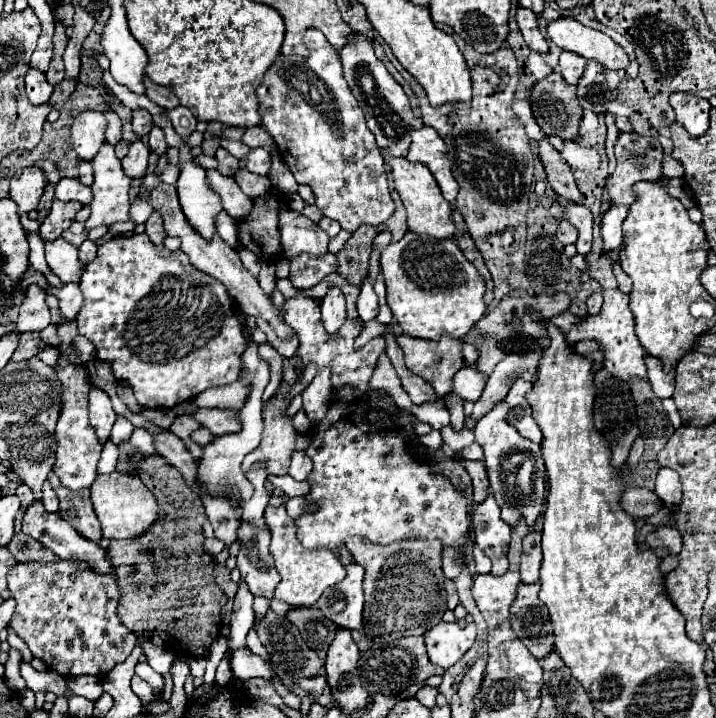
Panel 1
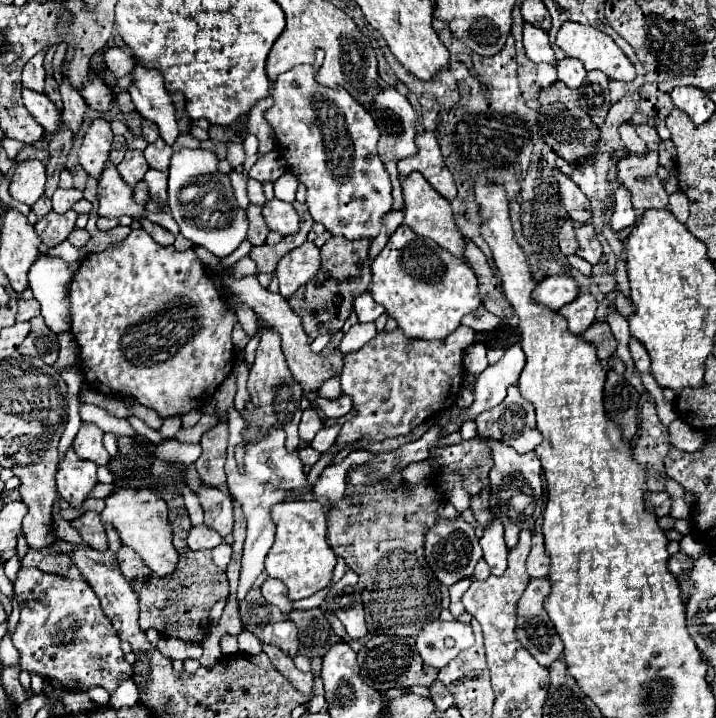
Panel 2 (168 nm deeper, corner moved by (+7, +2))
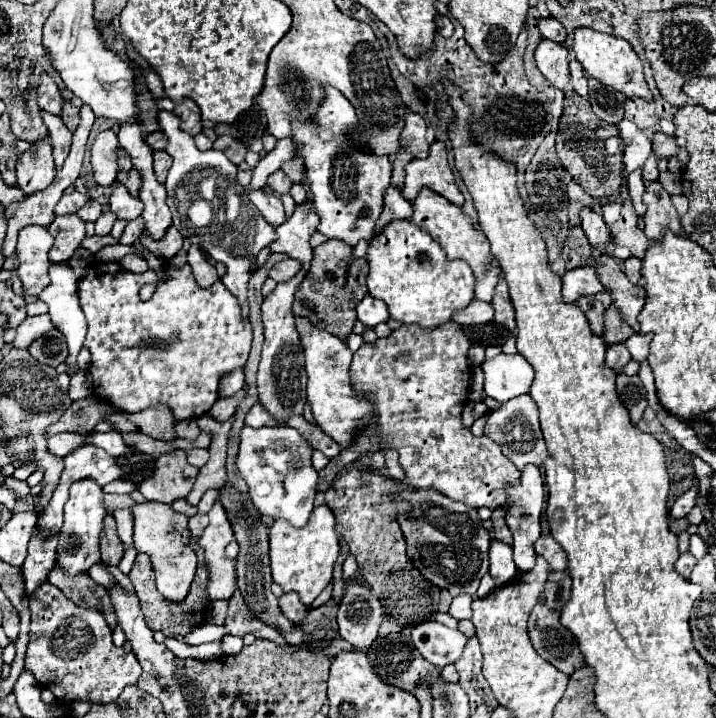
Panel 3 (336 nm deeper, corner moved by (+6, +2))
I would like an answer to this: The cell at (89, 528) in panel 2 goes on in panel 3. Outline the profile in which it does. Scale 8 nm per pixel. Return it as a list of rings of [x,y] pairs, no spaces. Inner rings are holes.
[[[106,515],[104,519],[104,529],[102,529],[102,539],[100,539],[100,553],[102,559],[108,565],[118,565],[120,557],[124,555],[124,547],[116,535],[116,523],[112,515]]]

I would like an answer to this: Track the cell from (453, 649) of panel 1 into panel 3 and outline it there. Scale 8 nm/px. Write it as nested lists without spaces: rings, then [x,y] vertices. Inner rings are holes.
[[[424,621],[412,629],[412,641],[426,661],[442,669],[462,657],[468,637],[438,621]]]

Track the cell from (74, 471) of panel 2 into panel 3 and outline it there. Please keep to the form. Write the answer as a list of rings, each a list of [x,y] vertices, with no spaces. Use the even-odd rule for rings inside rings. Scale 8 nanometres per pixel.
[[[80,479],[78,483],[70,485],[70,497],[64,505],[64,525],[60,531],[58,553],[56,553],[56,563],[70,575],[88,571],[90,565],[98,563],[100,559],[98,535],[102,531],[102,519],[106,515],[102,501],[104,501],[102,487],[98,487],[98,483],[94,483],[92,479]]]

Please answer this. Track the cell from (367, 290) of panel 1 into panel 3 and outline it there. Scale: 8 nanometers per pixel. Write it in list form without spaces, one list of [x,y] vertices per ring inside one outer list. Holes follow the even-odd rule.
[[[366,295],[366,297],[358,303],[356,311],[358,311],[358,319],[360,319],[364,325],[368,325],[368,327],[376,327],[378,323],[390,319],[386,303],[374,299],[372,295]]]

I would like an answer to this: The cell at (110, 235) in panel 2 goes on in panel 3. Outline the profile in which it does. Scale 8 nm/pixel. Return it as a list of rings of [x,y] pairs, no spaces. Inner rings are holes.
[[[128,253],[128,255],[124,255],[124,257],[120,259],[120,265],[122,265],[124,269],[132,271],[132,273],[142,273],[142,271],[148,269],[146,261],[144,261],[138,253]]]

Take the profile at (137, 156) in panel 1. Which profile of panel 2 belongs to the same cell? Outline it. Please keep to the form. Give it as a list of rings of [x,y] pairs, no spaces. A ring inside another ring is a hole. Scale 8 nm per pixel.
[[[127,151],[125,159],[117,165],[119,175],[131,187],[135,187],[139,181],[143,181],[143,175],[147,173],[147,169],[149,169],[149,165],[143,157],[143,151]]]

